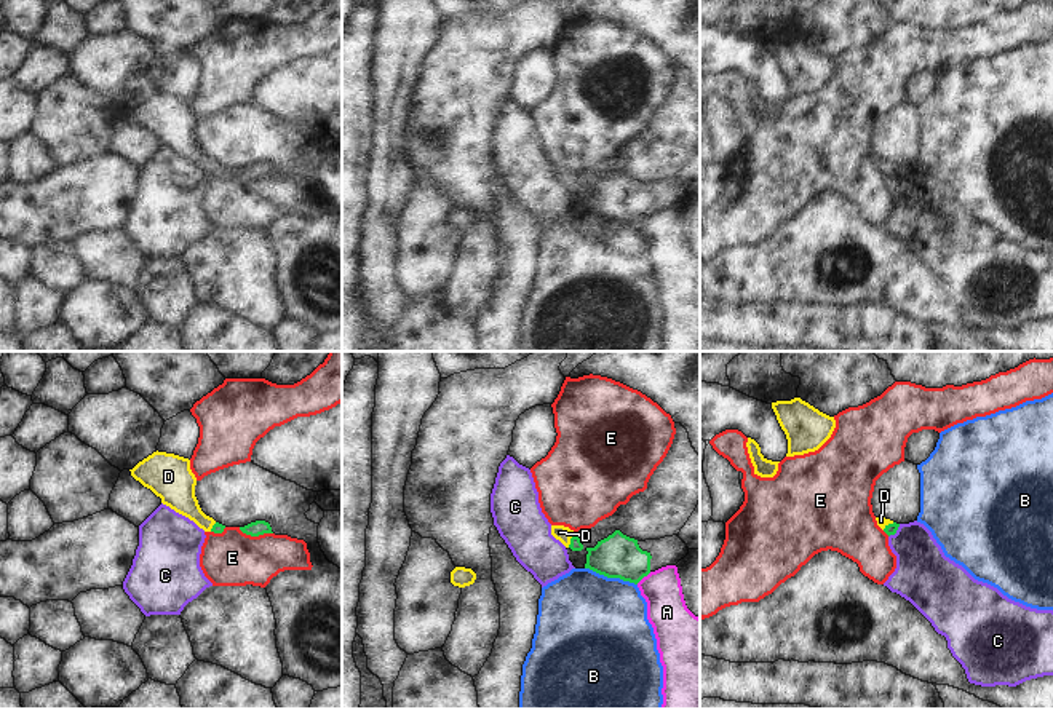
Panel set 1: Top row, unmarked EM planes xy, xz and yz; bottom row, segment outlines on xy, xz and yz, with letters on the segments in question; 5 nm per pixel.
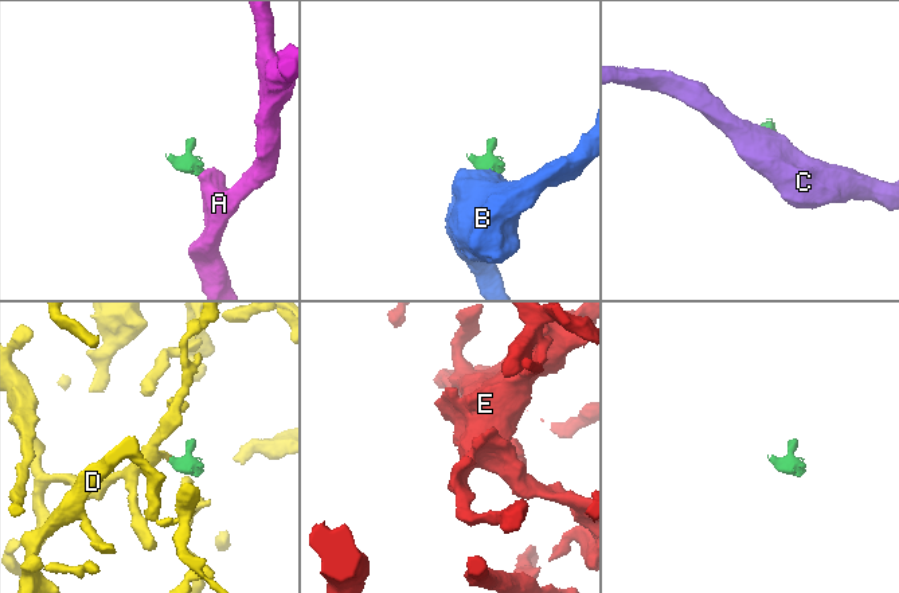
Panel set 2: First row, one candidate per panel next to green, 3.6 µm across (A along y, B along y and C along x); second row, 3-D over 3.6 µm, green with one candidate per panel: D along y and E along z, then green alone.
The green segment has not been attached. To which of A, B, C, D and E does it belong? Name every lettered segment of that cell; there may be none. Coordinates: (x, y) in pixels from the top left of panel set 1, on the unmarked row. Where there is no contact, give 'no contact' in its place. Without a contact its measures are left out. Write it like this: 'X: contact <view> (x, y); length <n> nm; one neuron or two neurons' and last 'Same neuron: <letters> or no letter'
A: contact xz (643, 219); length 100 nm; two neurons
B: contact xz (611, 219); length 280 nm; two neurons
C: contact yz (895, 174); length 90 nm; two neurons
D: contact xz (571, 182); length 80 nm; one neuron
E: contact xy (256, 178); length 180 nm; two neurons
Same neuron: D

